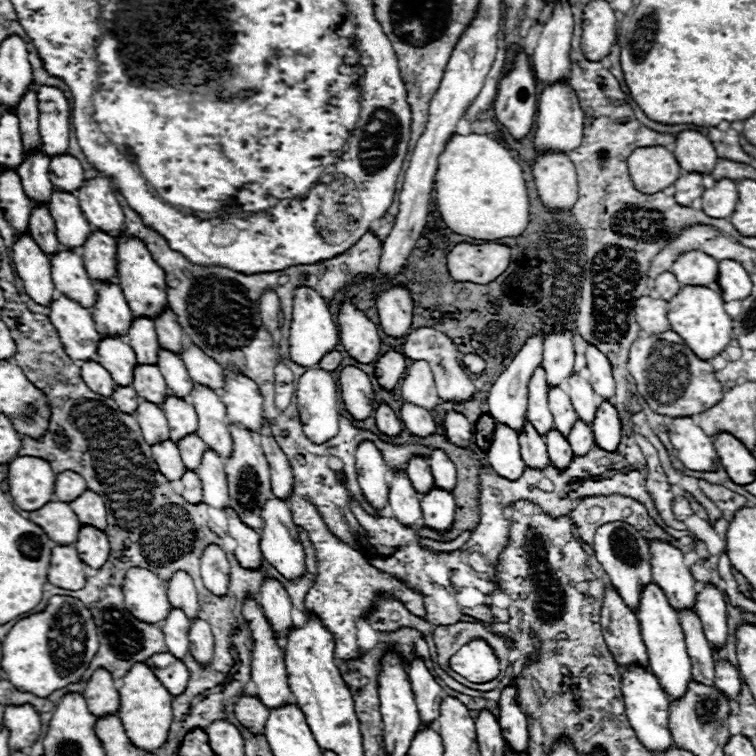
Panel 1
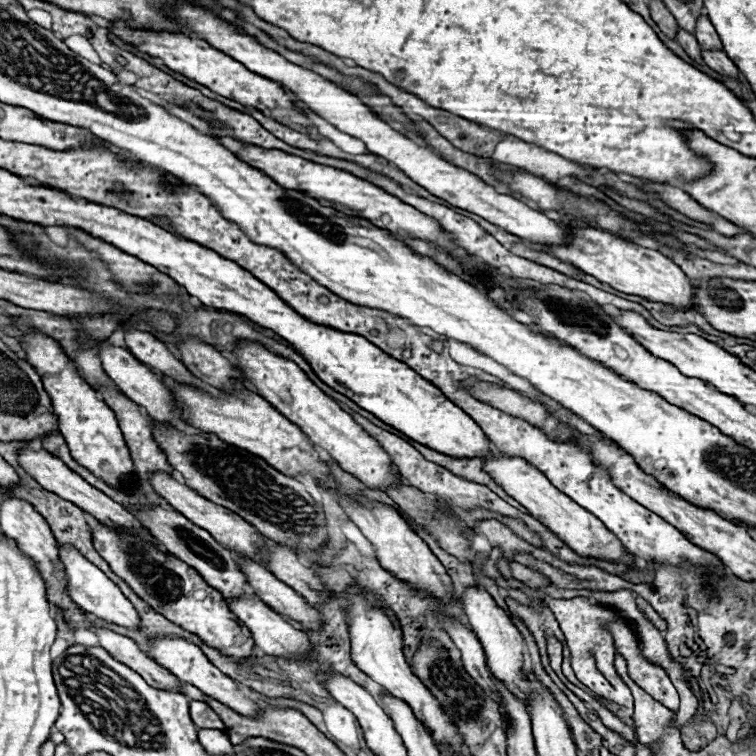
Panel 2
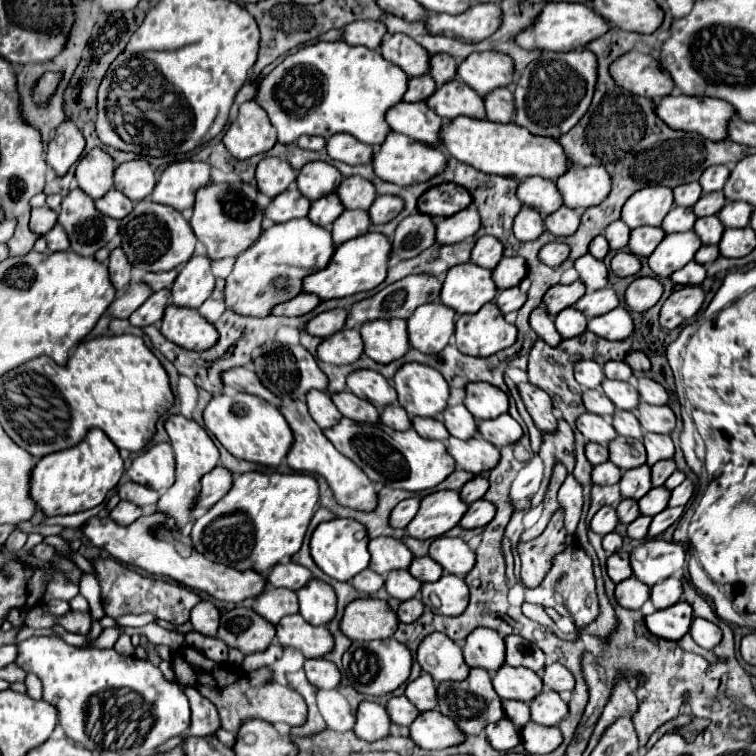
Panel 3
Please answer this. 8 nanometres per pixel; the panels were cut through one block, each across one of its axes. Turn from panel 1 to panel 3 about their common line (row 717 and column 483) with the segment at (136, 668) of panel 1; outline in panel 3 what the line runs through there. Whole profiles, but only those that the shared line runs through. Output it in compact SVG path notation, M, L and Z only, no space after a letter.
M458 116L442 126L440 144L448 150L452 158L462 160L462 164L470 164L472 168L478 168L480 172L486 174L498 174L518 180L524 180L528 176L542 176L556 180L566 172L566 154L558 144L558 140L532 136L526 128L514 122L496 124L486 118L478 120L478 118Z

